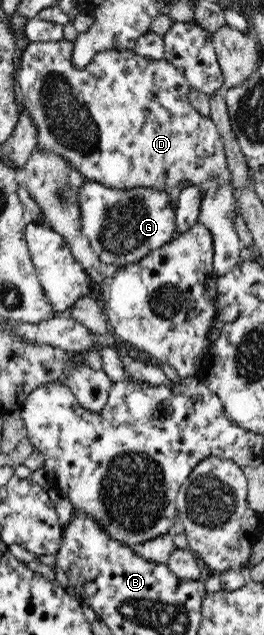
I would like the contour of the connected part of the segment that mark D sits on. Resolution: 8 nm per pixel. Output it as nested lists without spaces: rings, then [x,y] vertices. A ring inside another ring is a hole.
[[[65,38],[57,42],[49,41],[29,41],[26,48],[21,52],[19,58],[19,65],[16,71],[16,84],[17,84],[17,100],[23,103],[26,110],[29,110],[37,131],[39,131],[39,144],[38,147],[45,148],[49,151],[59,153],[73,163],[87,180],[98,182],[107,188],[117,188],[119,190],[131,190],[131,188],[150,188],[157,192],[169,192],[173,188],[189,188],[189,186],[198,186],[200,192],[200,207],[198,212],[198,222],[210,232],[214,248],[214,271],[220,277],[227,272],[231,272],[241,260],[242,244],[237,235],[237,216],[240,215],[240,208],[238,204],[238,194],[236,188],[231,182],[231,169],[227,164],[227,153],[225,153],[225,143],[223,137],[209,116],[203,116],[193,109],[189,101],[189,92],[192,86],[187,81],[187,77],[175,68],[171,62],[167,62],[164,58],[153,60],[146,56],[141,56],[135,49],[107,49],[95,53],[91,62],[86,68],[75,68],[71,64],[71,54],[73,50],[73,41]]]

